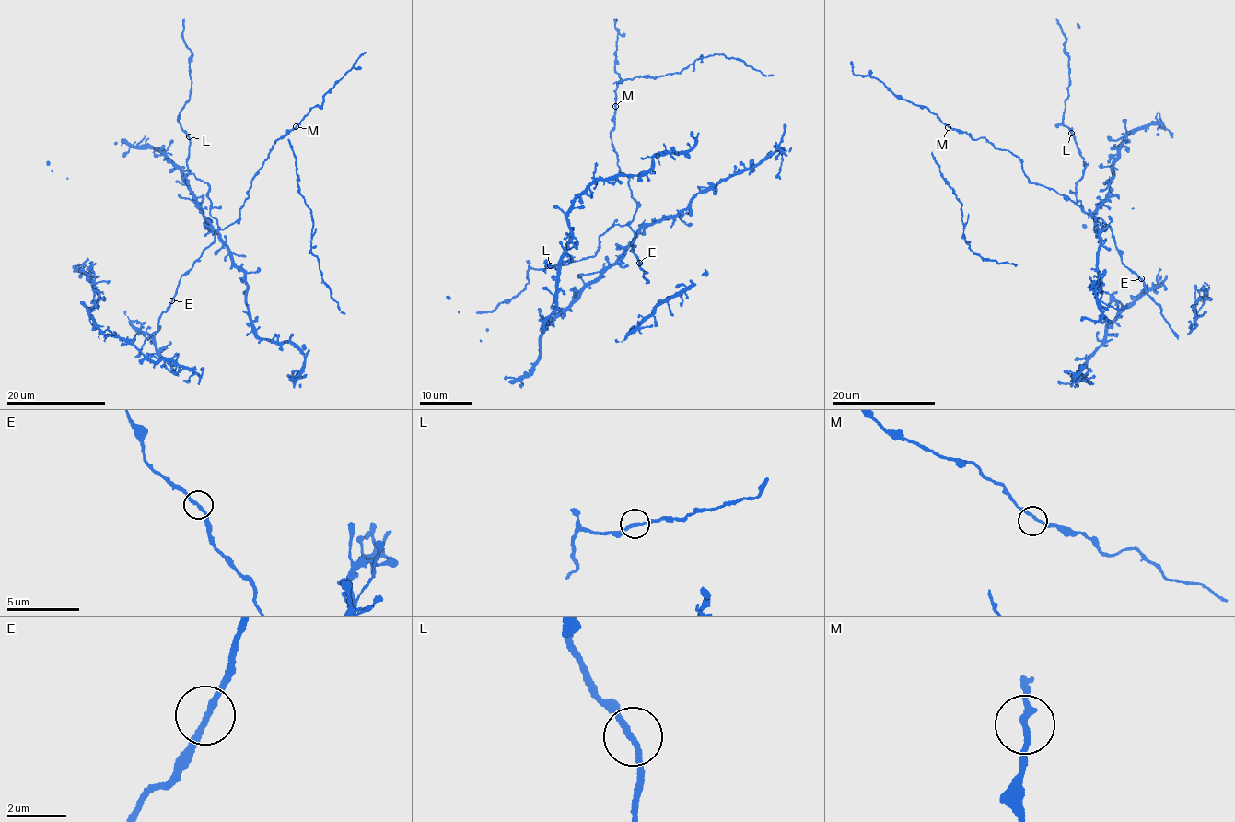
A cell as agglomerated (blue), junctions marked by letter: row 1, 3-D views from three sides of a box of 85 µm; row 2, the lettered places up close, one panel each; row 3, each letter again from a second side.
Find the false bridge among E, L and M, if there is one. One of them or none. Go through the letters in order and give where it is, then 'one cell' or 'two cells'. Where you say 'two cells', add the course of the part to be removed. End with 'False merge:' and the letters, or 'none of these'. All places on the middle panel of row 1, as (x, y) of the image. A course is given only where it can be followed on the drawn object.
E: (639, 263) | one cell
L: (550, 265) | one cell
M: (615, 106) | one cell
False merge: none of these

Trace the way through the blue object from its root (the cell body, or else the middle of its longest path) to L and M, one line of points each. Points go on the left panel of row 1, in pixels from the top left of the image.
L: (172, 299), (180, 276), (215, 240), (217, 228), (216, 219), (209, 213), (207, 183), (188, 170), (189, 136)
M: (172, 299), (180, 276), (215, 240), (215, 233), (240, 217), (251, 179), (269, 157), (274, 140), (296, 126)

